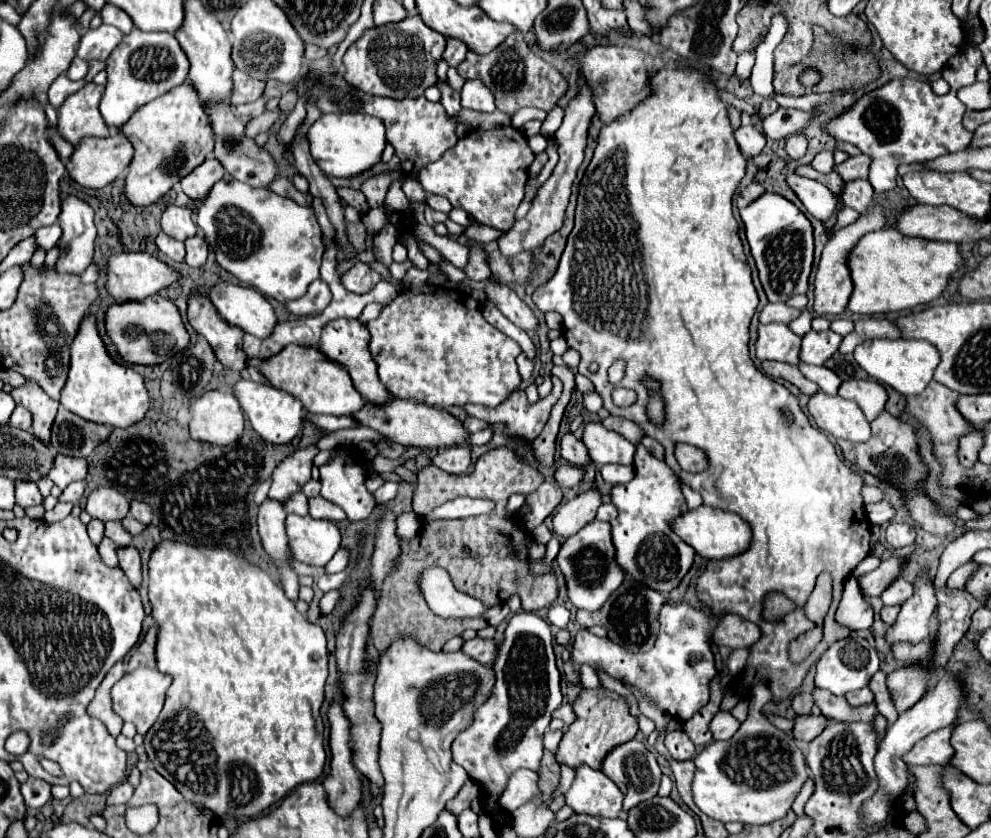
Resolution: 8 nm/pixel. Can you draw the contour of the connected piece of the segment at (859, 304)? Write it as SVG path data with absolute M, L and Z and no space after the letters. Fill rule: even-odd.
M884 228L866 234L858 242L850 254L848 266L854 280L848 308L856 314L886 314L936 300L948 286L948 278L964 266L964 258L954 242L910 238L896 228Z

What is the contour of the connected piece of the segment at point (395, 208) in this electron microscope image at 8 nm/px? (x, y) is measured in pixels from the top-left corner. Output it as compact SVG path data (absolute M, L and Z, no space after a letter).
M406 178L390 184L388 194L386 194L386 200L384 200L384 208L386 208L388 212L406 212L406 210L408 210L410 202L404 198L404 192L402 192L404 180L406 180Z

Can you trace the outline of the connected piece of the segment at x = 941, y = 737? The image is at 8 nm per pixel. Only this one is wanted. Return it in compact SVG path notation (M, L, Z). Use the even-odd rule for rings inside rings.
M952 726L950 728L940 728L938 732L928 734L922 738L904 758L910 766L930 766L930 764L946 764L954 756L954 748L950 744L952 736Z

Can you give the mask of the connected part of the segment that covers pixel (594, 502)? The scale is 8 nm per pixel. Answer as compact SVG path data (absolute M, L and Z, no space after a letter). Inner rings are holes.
M588 490L584 494L578 494L574 500L560 506L556 516L552 518L554 534L560 538L570 538L574 532L578 532L582 526L592 522L596 518L596 510L602 504L598 490Z

